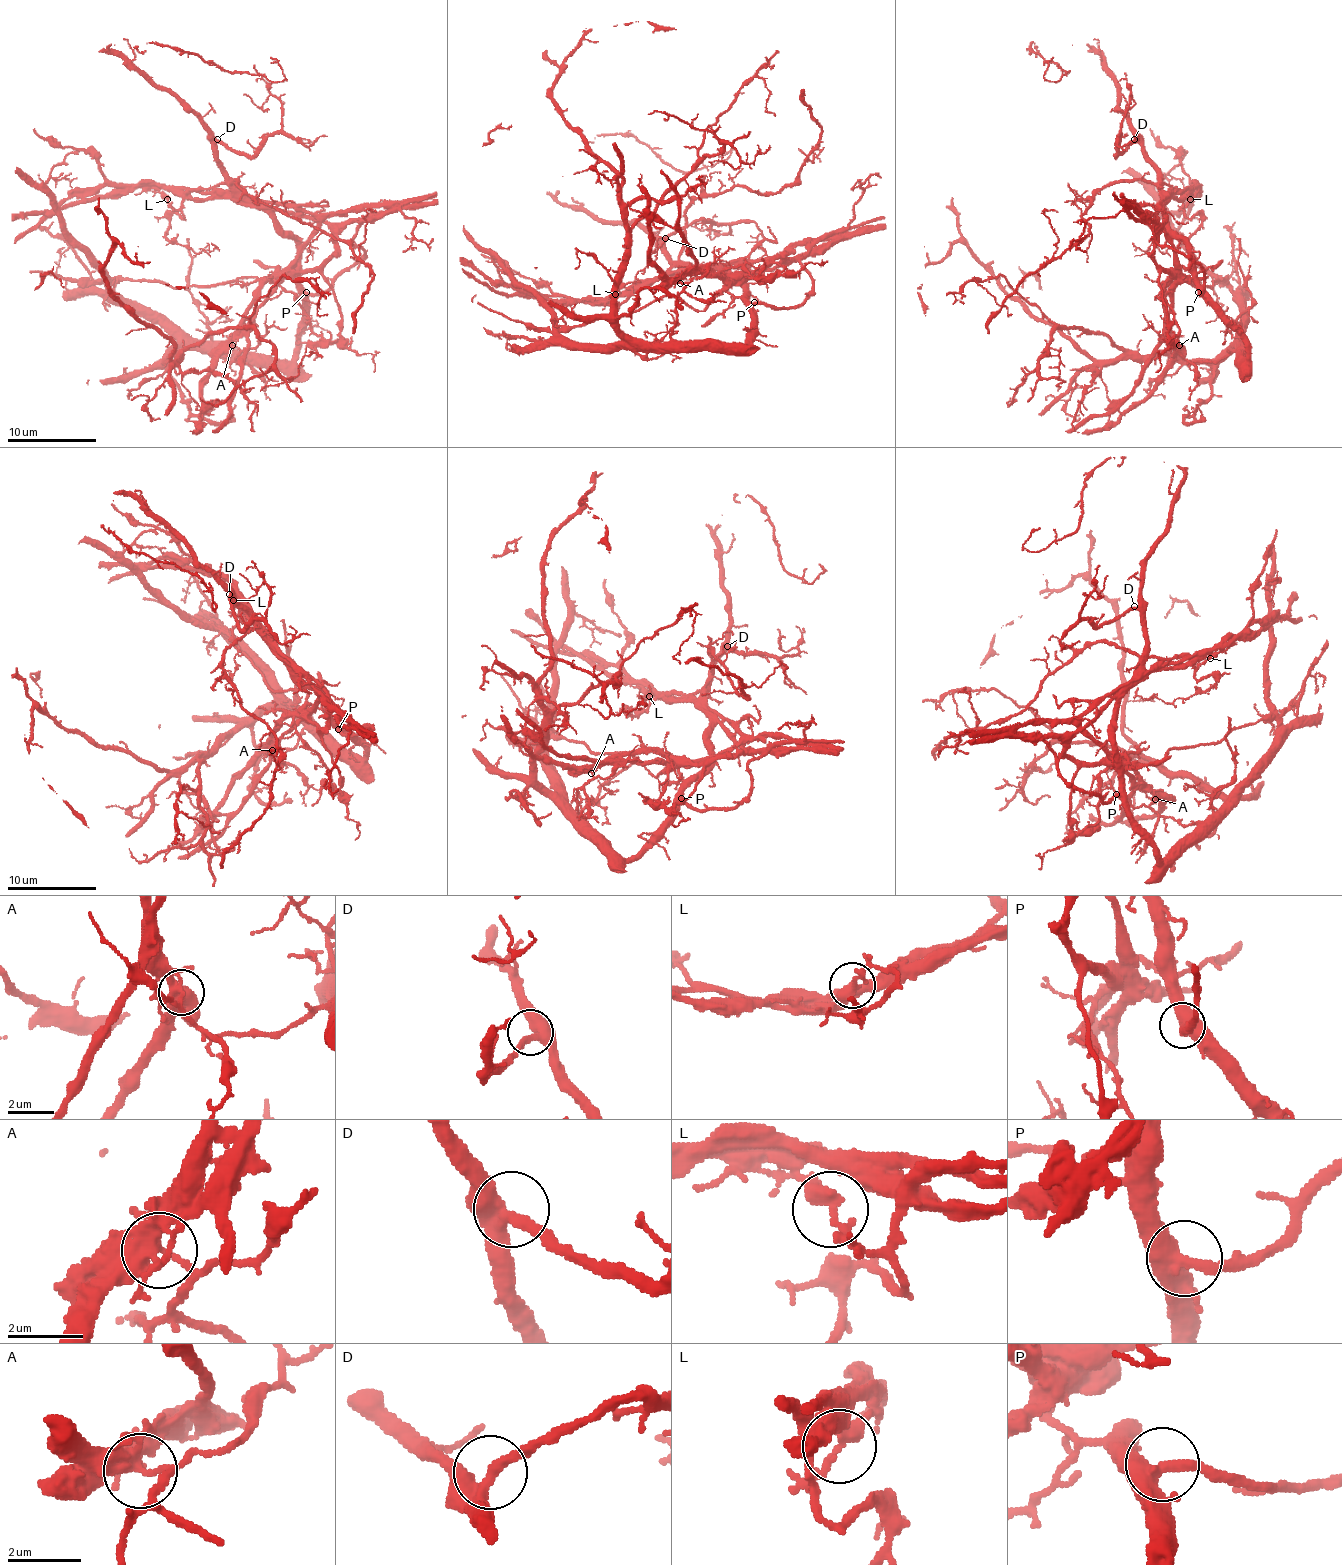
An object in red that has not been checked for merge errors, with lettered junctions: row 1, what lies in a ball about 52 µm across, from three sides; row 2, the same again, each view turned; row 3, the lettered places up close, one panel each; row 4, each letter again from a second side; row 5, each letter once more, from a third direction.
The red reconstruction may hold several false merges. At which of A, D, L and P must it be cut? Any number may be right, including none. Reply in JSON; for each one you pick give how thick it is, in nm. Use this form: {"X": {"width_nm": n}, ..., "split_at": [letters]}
{"A": {"width_nm": 360}, "L": {"width_nm": 320}, "split_at": ["A", "L"]}

